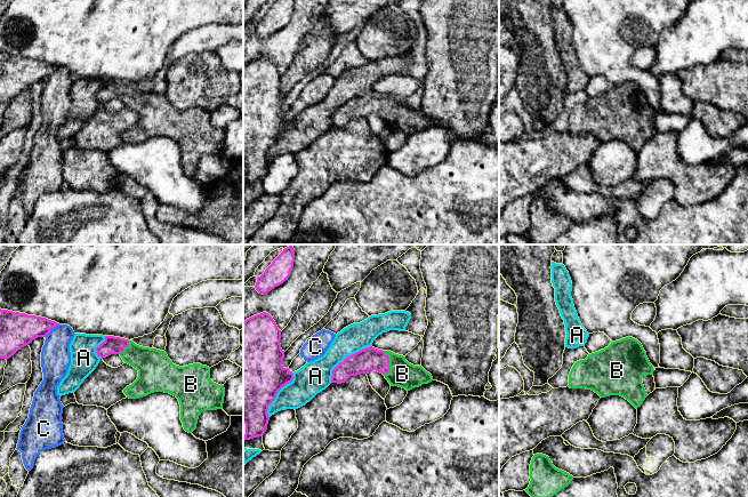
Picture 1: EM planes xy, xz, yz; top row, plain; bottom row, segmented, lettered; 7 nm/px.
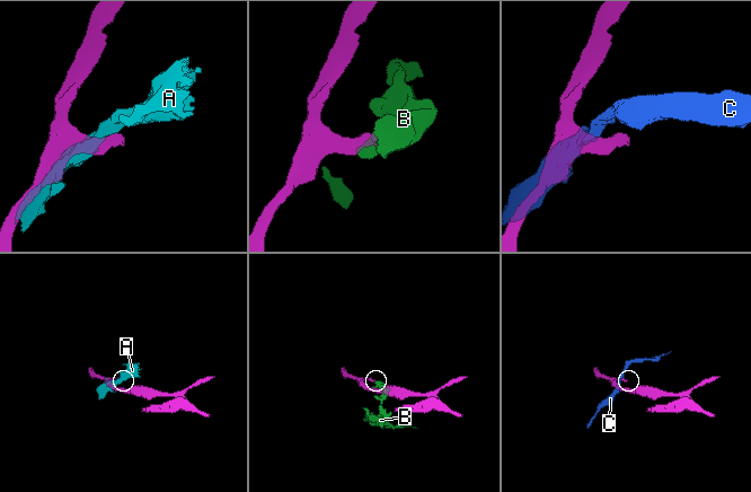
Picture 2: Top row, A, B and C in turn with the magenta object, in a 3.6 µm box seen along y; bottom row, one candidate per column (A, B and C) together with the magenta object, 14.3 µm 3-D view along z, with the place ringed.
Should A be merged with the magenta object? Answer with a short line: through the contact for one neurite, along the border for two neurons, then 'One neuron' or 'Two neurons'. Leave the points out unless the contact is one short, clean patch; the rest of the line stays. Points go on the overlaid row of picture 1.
Two neurons

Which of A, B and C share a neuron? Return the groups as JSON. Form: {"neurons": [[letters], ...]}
{"neurons": [["A"], ["B"], ["C"]]}

